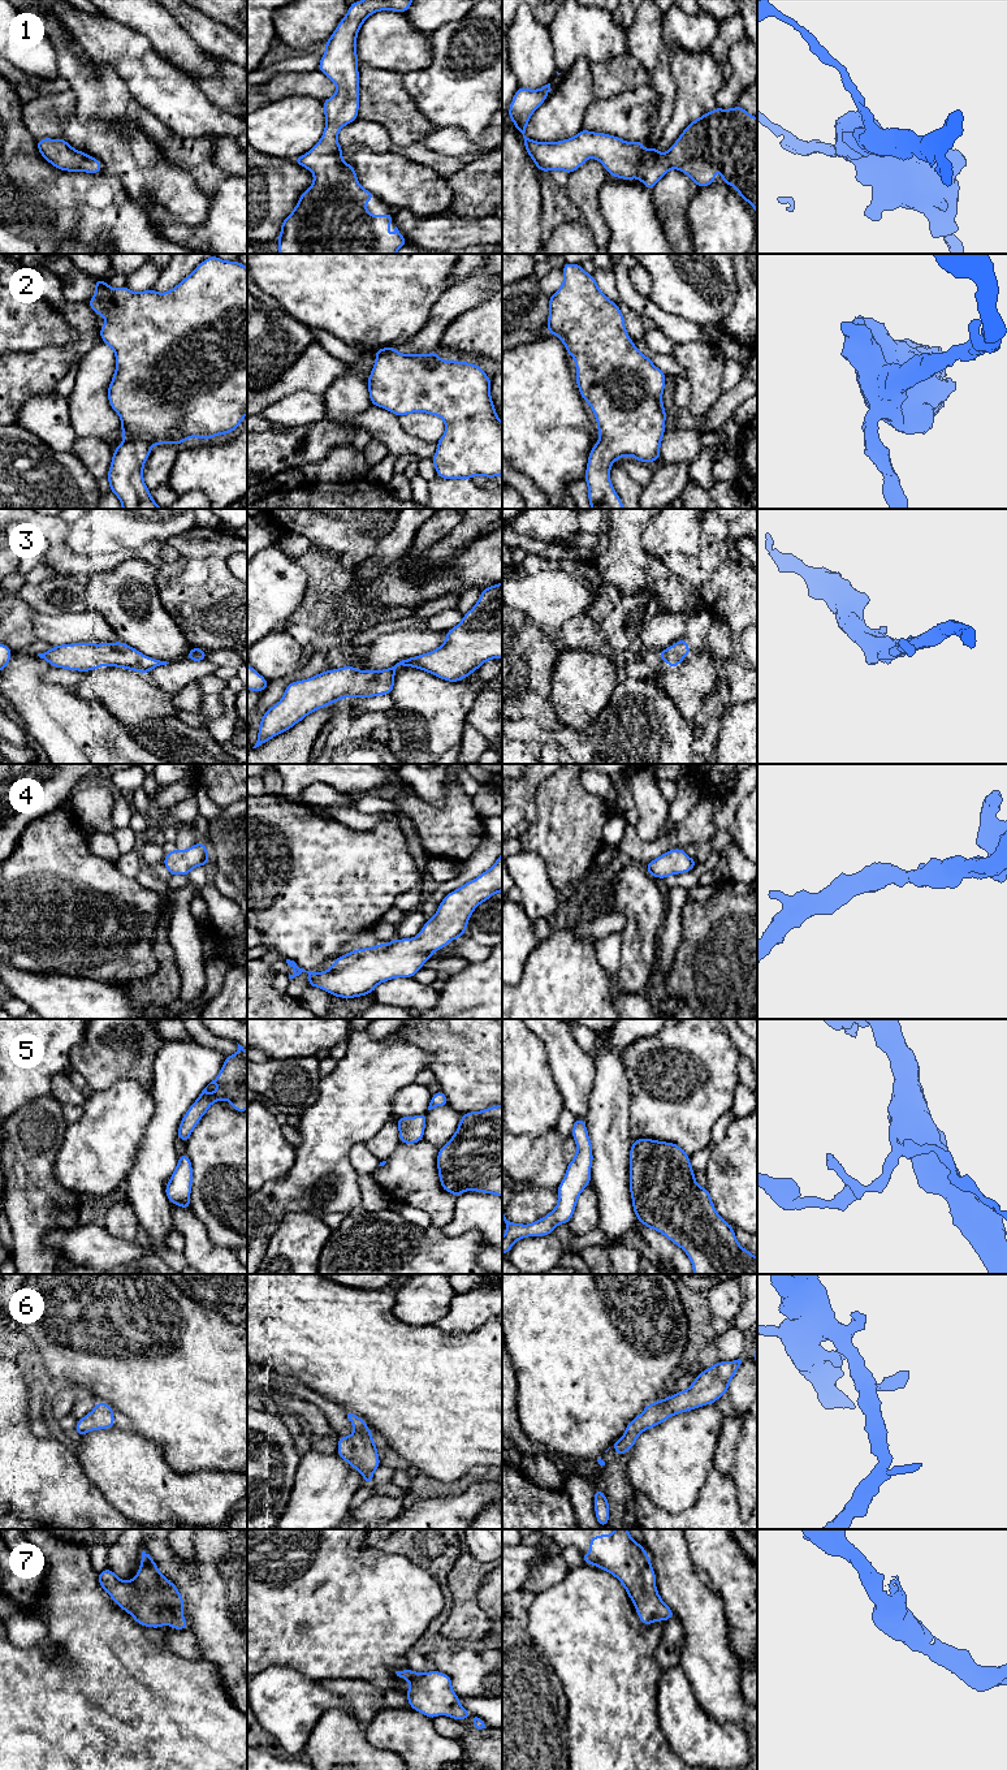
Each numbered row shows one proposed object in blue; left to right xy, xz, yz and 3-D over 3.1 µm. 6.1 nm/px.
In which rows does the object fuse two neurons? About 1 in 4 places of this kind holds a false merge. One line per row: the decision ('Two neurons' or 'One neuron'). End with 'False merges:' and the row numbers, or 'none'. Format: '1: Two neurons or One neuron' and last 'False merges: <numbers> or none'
1: One neuron
2: One neuron
3: One neuron
4: One neuron
5: One neuron
6: One neuron
7: One neuron
False merges: none

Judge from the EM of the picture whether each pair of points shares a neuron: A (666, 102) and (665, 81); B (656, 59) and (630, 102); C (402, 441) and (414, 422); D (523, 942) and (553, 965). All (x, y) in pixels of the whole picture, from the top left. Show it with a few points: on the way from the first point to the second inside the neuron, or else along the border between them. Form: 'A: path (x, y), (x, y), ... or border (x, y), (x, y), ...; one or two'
A: path (666, 96), (665, 86); one
B: border (645, 85), (658, 95), (657, 109), (653, 115); two
C: border (398, 417), (398, 423), (409, 434), (435, 444); two
D: border (540, 941), (526, 961), (521, 978); two

